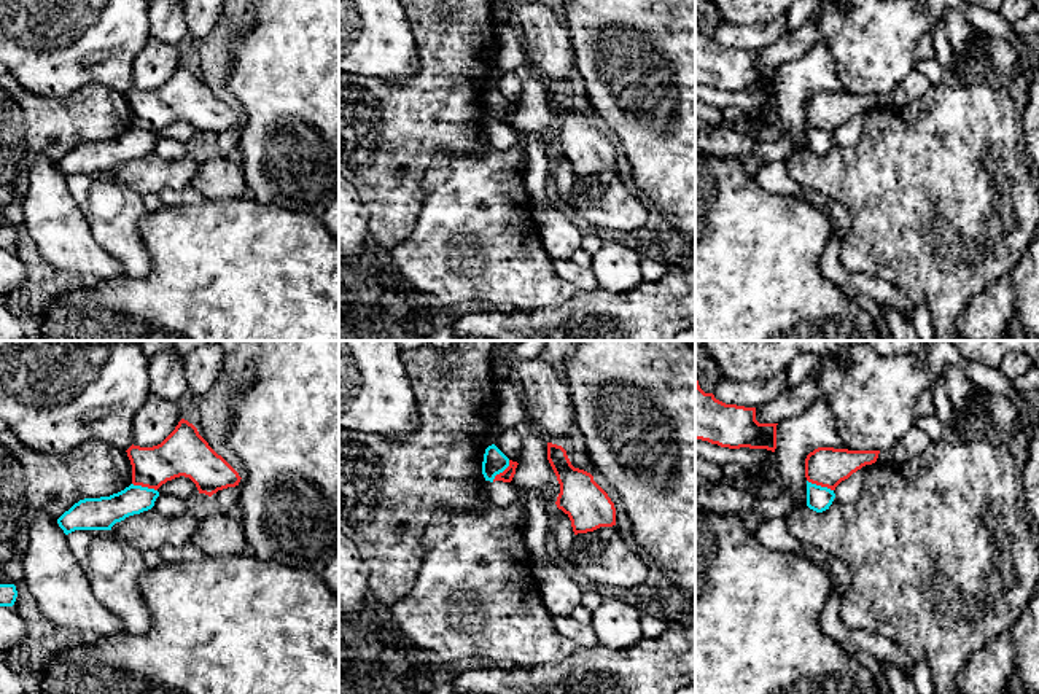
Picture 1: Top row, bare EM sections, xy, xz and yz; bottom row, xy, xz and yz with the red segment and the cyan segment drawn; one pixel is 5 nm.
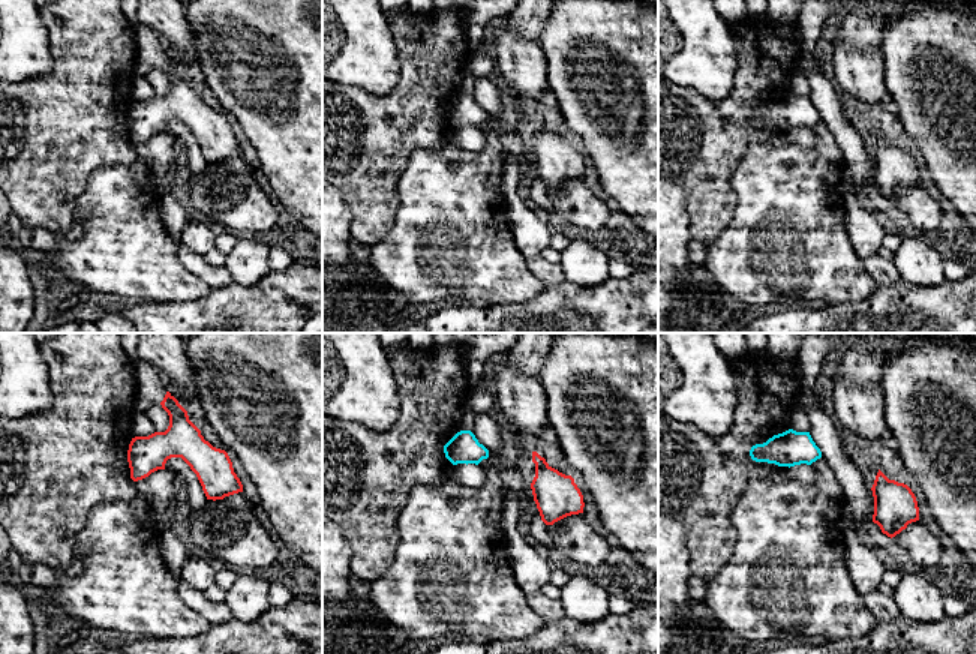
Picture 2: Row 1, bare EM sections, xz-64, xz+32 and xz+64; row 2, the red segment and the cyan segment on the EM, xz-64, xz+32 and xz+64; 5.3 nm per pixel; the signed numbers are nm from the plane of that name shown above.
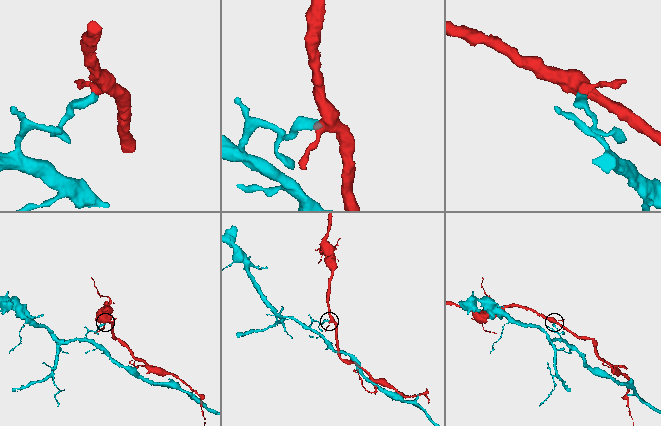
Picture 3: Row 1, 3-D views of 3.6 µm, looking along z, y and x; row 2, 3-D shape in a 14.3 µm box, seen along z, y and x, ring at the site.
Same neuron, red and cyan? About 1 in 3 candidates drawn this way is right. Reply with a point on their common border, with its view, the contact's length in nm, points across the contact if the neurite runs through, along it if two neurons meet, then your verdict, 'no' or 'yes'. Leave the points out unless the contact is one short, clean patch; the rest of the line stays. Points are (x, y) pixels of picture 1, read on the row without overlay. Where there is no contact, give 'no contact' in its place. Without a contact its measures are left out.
contact yz (820, 128); length 150 nm; border yz (807, 123), (832, 134); no

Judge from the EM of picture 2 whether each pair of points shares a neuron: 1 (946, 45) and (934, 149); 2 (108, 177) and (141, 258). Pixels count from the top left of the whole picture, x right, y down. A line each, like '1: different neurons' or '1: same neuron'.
1: same neuron
2: same neuron

